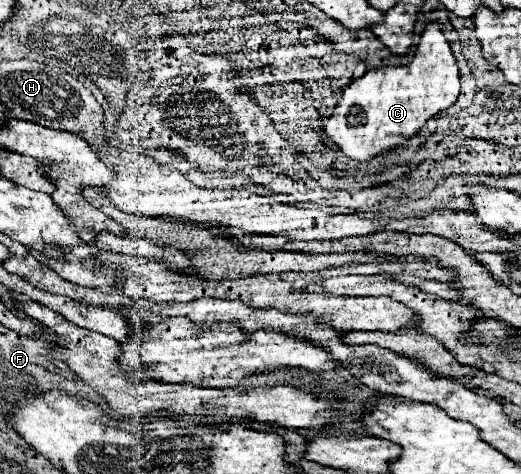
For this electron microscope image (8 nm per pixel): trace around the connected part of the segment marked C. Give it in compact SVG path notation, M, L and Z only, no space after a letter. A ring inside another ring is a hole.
M429 23L421 35L415 57L405 67L371 69L361 79L343 89L335 113L325 119L325 133L345 157L365 163L397 147L407 147L407 139L459 97L459 71L449 43L437 23Z

